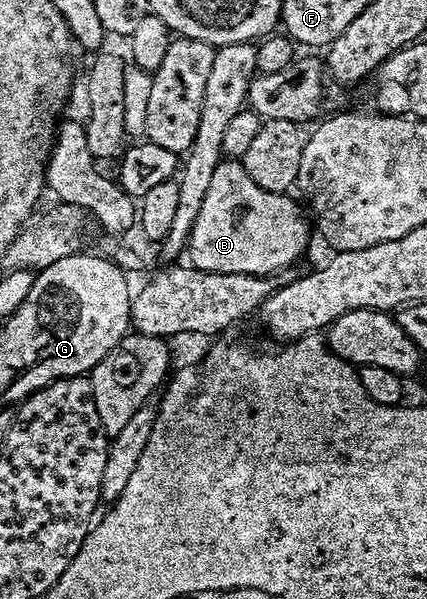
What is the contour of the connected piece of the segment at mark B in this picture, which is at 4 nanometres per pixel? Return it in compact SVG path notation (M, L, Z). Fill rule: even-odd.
M223 158L208 185L196 223L190 230L187 256L191 266L208 273L273 276L305 251L310 231L299 205L285 192L260 189L241 160Z

